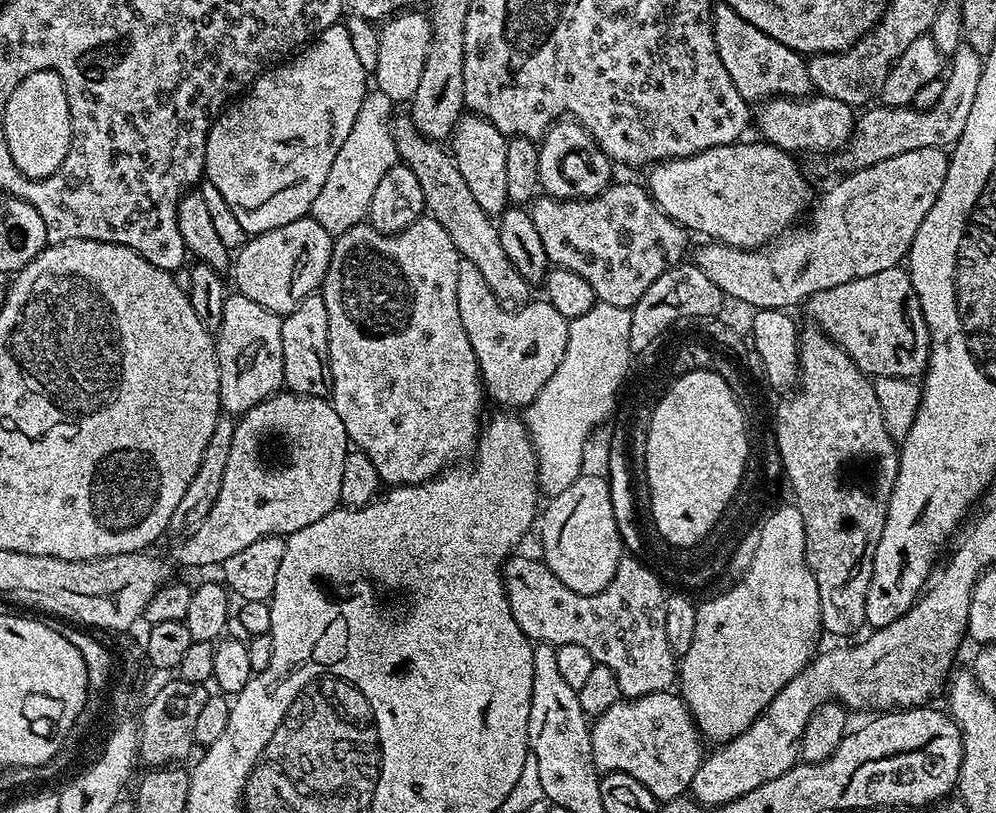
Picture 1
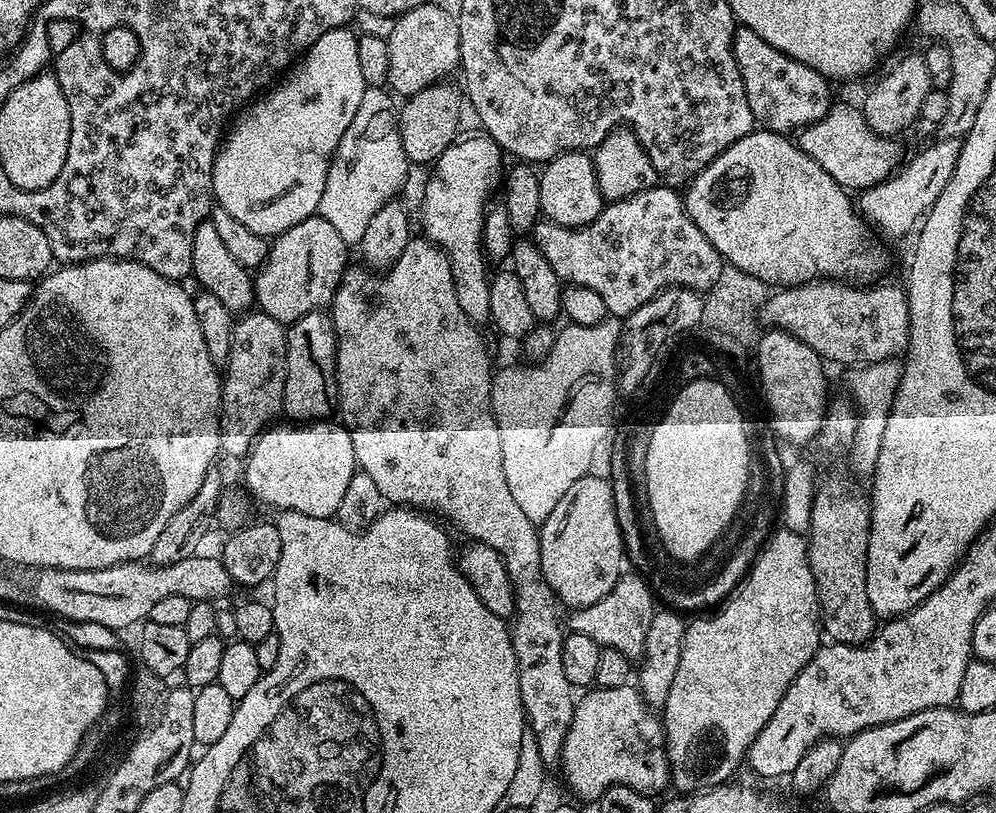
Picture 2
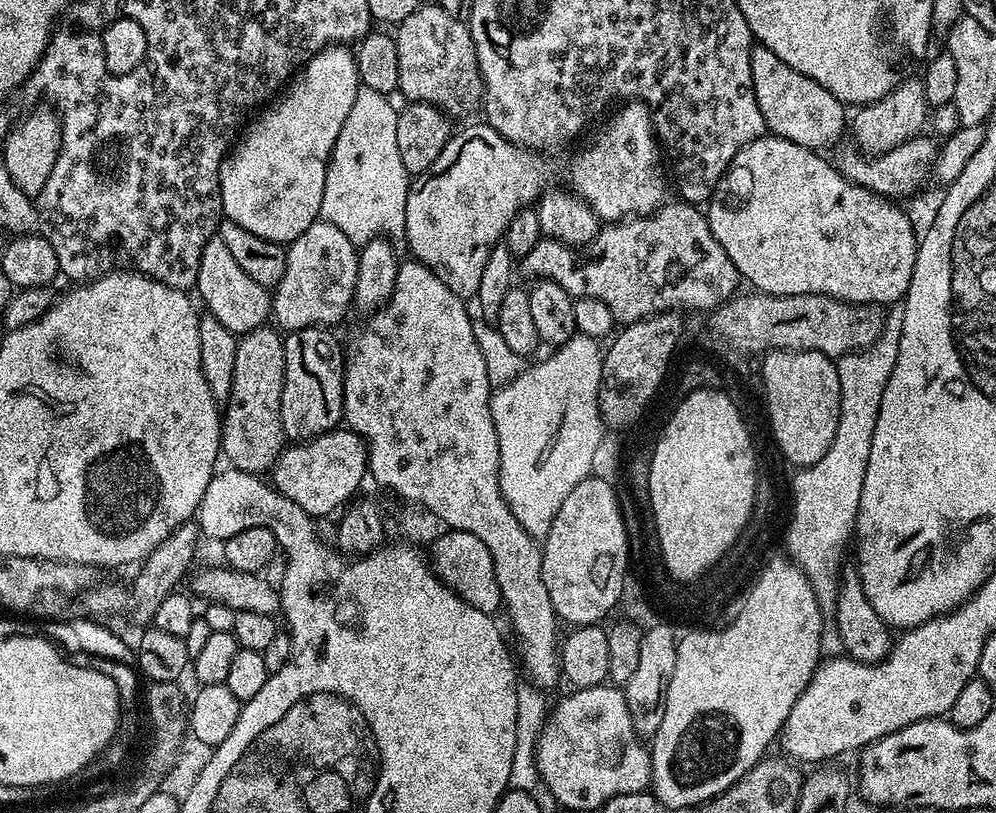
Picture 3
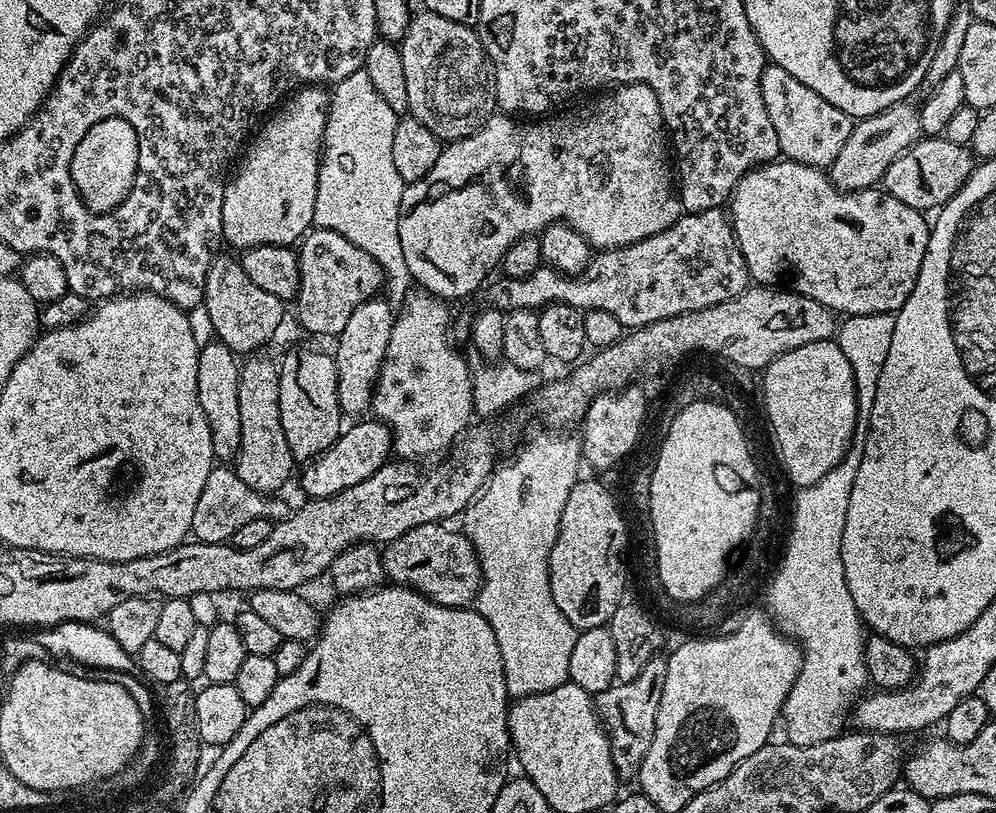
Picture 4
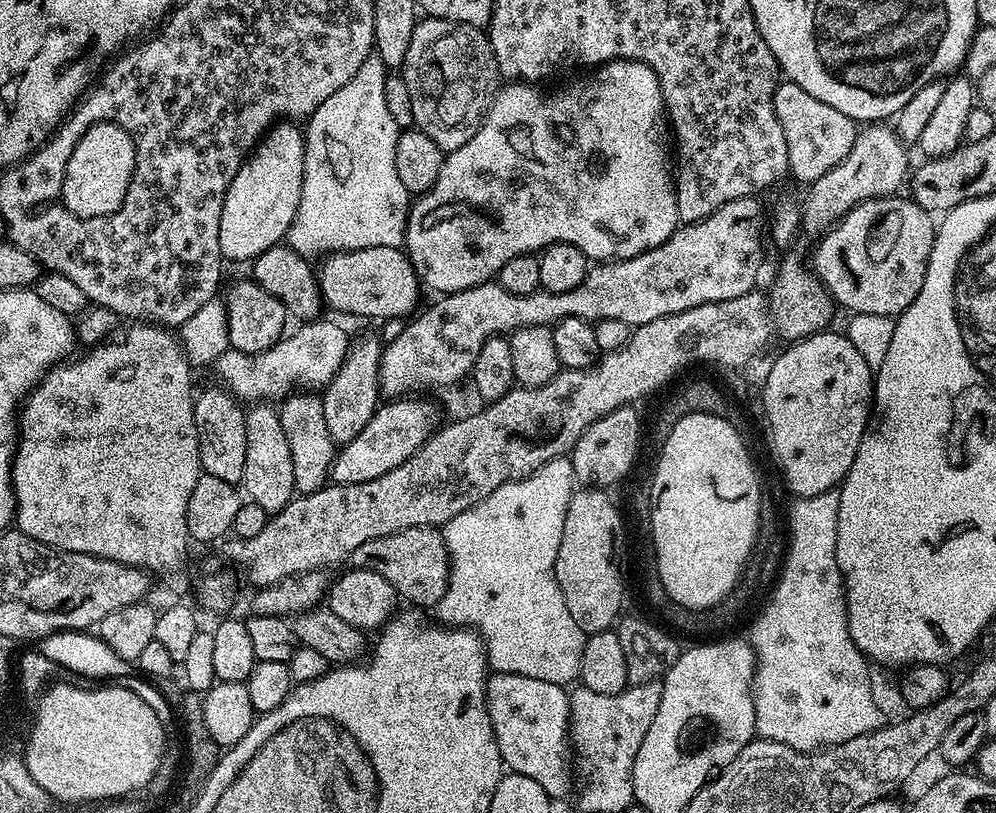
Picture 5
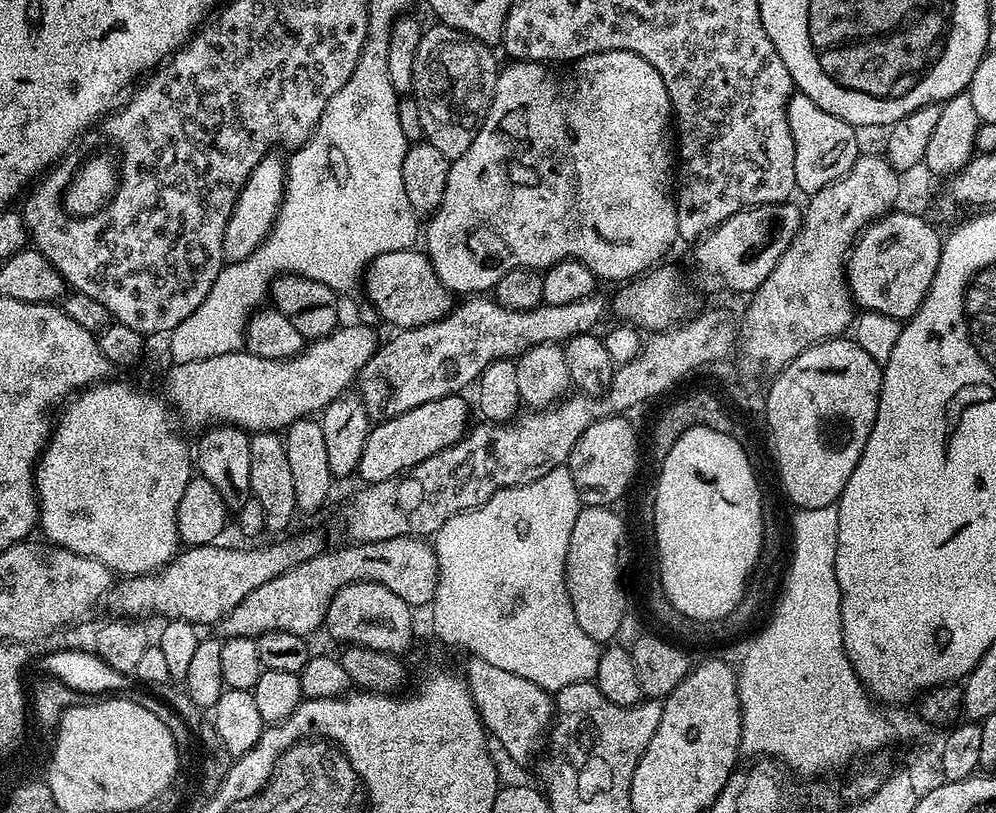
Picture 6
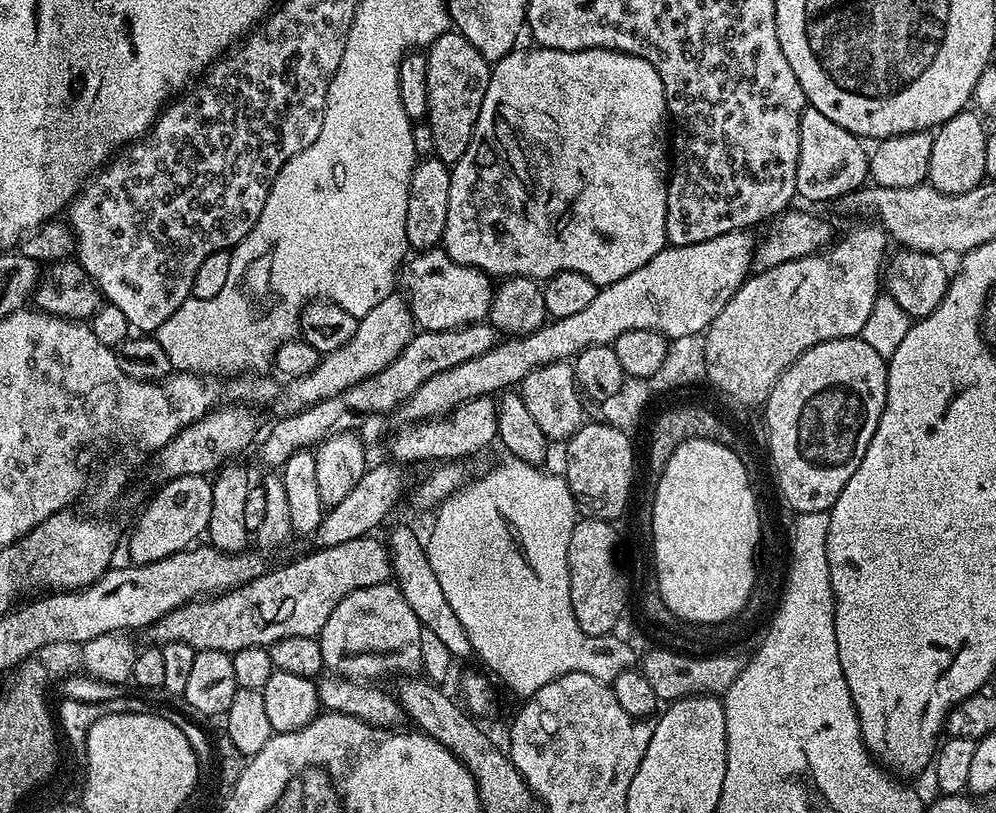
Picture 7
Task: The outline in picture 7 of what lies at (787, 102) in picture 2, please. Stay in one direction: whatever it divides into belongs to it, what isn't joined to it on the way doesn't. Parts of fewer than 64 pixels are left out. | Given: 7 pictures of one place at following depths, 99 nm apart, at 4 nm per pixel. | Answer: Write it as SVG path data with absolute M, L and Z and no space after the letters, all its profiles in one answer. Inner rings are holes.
M808 106L802 114L802 130L798 142L798 174L796 175L796 194L804 200L836 200L849 196L856 189L865 187L868 175L869 149L864 149L865 141L850 130L838 126L838 122L830 122L822 110Z

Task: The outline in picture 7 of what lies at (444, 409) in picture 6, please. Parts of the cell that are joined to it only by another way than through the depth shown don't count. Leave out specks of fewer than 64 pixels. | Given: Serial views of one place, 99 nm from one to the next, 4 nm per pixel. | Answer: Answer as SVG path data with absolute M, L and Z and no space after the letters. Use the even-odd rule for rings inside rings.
M479 396L459 404L452 412L445 416L438 416L434 420L413 423L404 426L400 433L392 440L391 459L396 462L404 460L436 460L432 462L456 462L459 456L472 456L480 452L491 440L497 439L496 413L498 404L492 396Z

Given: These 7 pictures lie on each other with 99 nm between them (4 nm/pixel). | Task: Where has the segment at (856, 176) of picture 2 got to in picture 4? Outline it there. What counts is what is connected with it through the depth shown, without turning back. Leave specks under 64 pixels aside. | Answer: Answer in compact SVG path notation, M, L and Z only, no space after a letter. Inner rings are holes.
M921 138L911 144L886 170L882 181L883 191L889 192L898 202L921 210L939 210L970 178L978 163L971 147L955 144L943 138Z

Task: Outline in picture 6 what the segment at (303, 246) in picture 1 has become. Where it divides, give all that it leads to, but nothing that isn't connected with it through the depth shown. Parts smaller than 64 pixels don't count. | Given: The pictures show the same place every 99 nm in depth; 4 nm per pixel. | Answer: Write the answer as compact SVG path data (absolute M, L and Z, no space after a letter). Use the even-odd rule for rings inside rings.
M415 247L406 250L394 250L390 254L382 254L373 258L362 277L362 288L363 284L364 292L368 295L369 302L376 307L377 314L386 323L393 324L393 329L396 330L426 326L430 322L447 316L454 307L453 293L449 292L448 288L438 278L434 266L428 260L427 252L417 250Z

